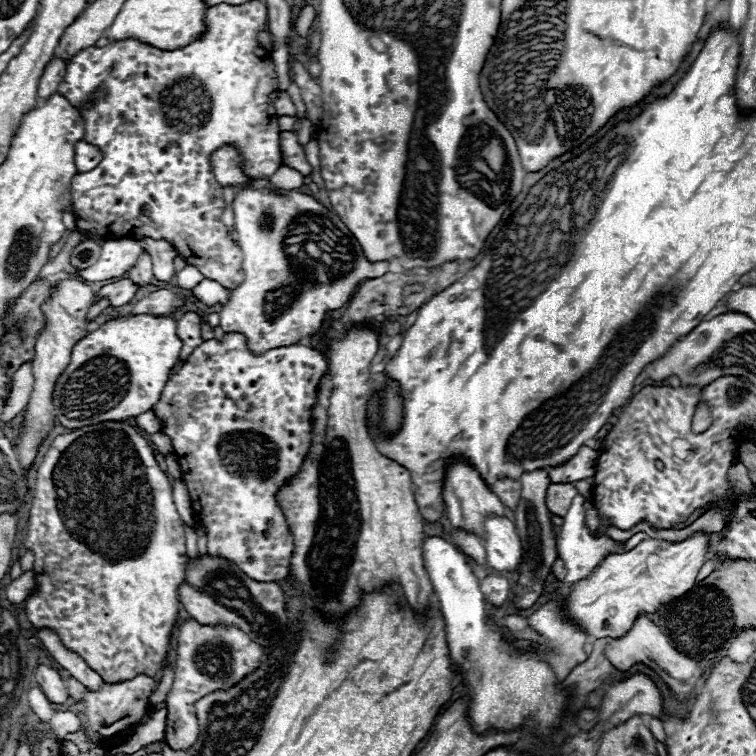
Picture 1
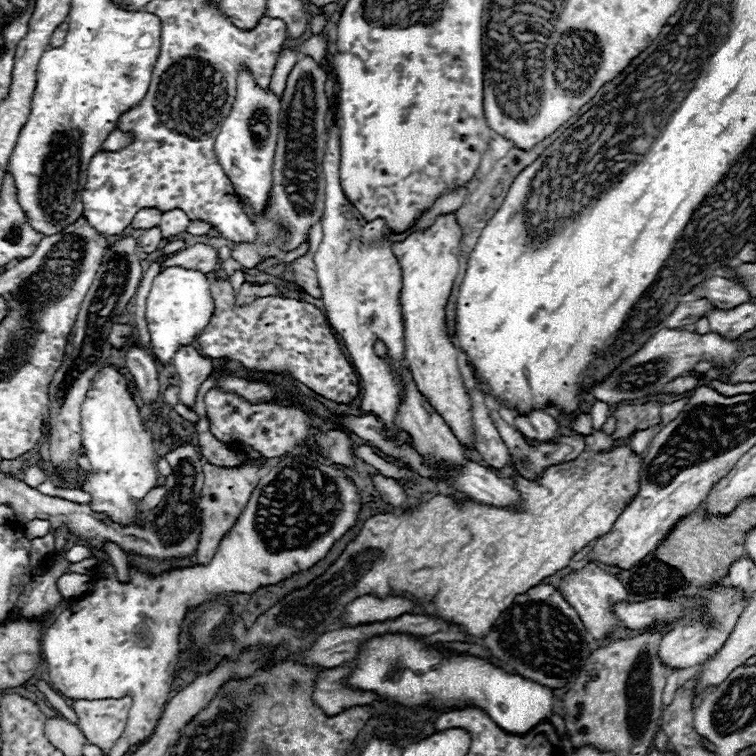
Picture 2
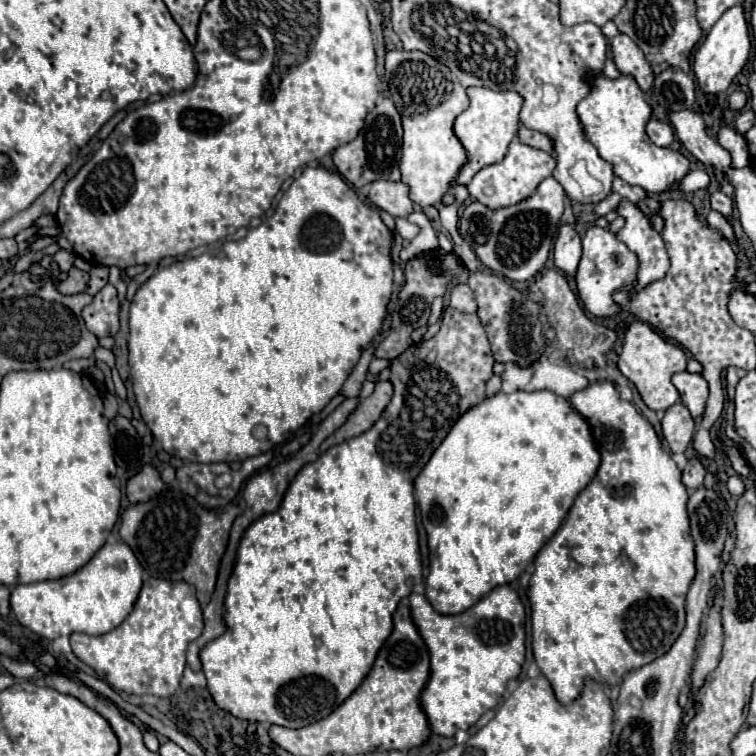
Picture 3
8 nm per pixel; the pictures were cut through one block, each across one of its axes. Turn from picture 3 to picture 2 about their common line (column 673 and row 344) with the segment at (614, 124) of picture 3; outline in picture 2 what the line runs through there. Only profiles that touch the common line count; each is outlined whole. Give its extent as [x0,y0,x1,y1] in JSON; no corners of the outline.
[146,266,212,366]

